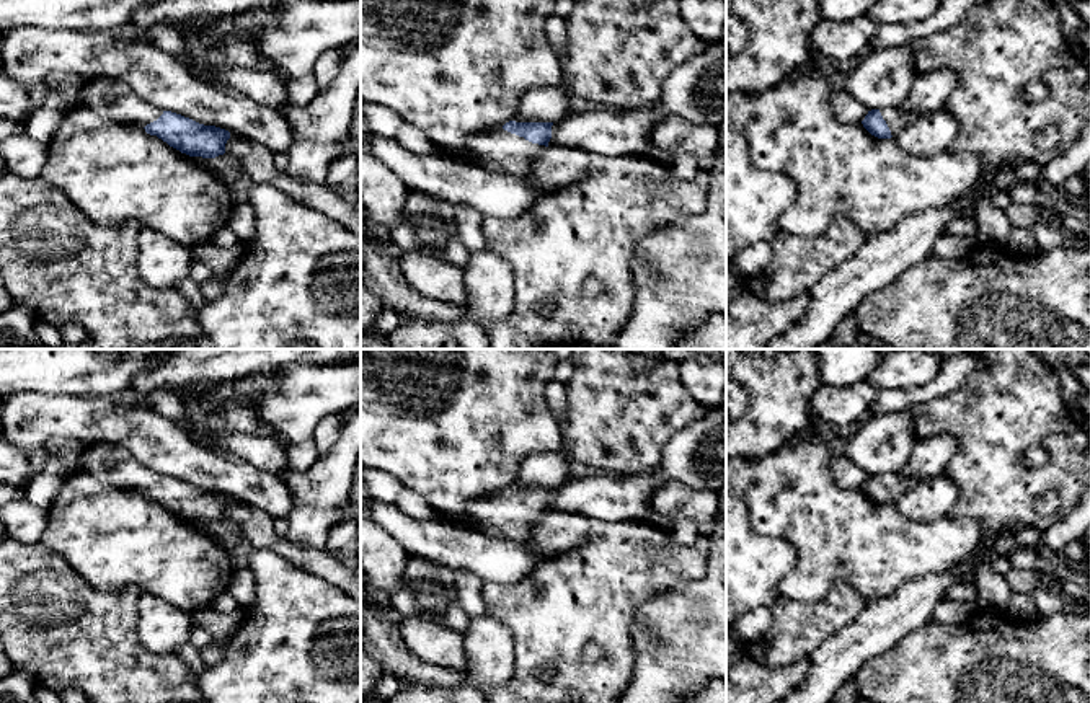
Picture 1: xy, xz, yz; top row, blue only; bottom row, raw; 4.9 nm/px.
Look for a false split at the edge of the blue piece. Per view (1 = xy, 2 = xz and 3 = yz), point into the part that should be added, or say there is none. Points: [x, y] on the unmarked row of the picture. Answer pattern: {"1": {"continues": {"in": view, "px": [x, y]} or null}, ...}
{"1": {"continues": {"in": "xy", "px": [115, 467]}}, "2": {"continues": {"in": "xz", "px": [496, 516]}}, "3": {"continues": {"in": "yz", "px": [898, 485]}}}

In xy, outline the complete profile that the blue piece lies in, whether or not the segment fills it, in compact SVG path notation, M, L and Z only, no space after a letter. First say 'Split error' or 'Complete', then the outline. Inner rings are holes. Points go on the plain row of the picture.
Split error. M106 442L86 445L80 455L80 470L104 486L142 493L189 522L224 520L230 504L228 496L158 475L139 463L126 449Z

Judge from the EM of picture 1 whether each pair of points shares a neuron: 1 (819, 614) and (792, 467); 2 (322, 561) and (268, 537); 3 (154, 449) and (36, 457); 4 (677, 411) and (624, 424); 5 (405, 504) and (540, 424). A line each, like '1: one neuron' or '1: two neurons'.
1: two neurons
2: one neuron
3: two neurons
4: one neuron
5: two neurons

